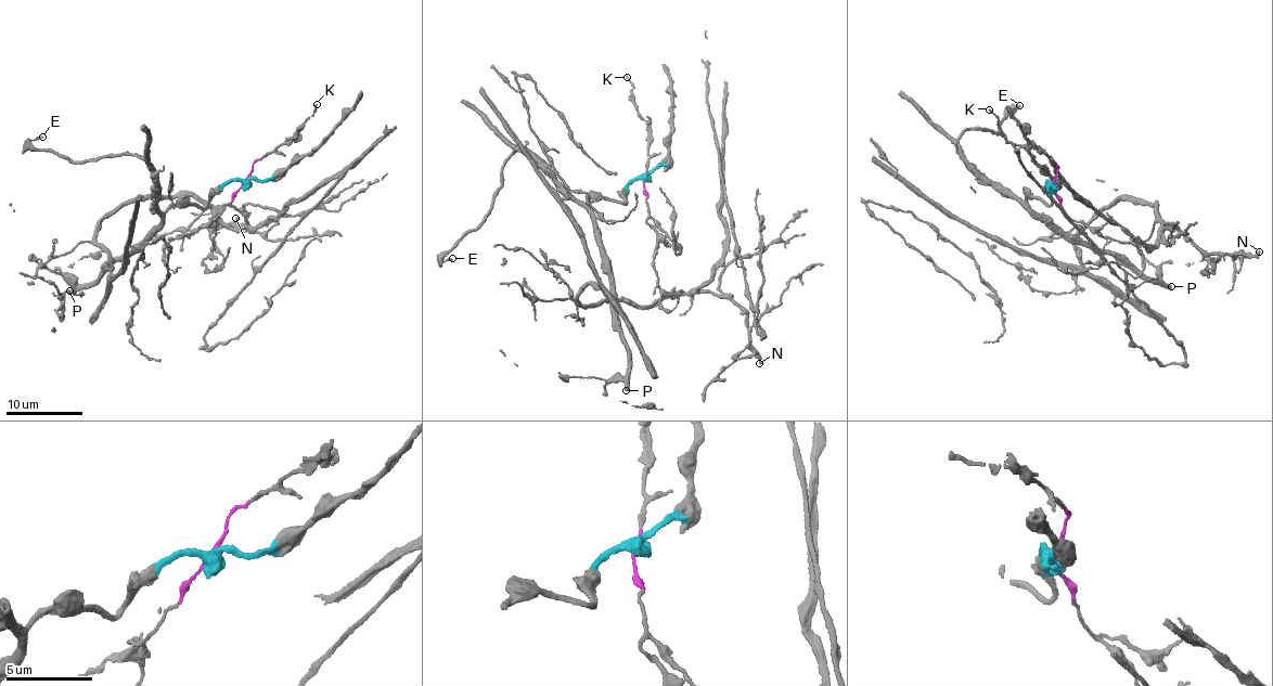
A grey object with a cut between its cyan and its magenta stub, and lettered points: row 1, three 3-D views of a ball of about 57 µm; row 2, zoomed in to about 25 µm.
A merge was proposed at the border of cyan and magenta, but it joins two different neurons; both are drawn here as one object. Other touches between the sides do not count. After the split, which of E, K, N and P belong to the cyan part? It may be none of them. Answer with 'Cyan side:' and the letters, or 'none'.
Cyan side: E, P

